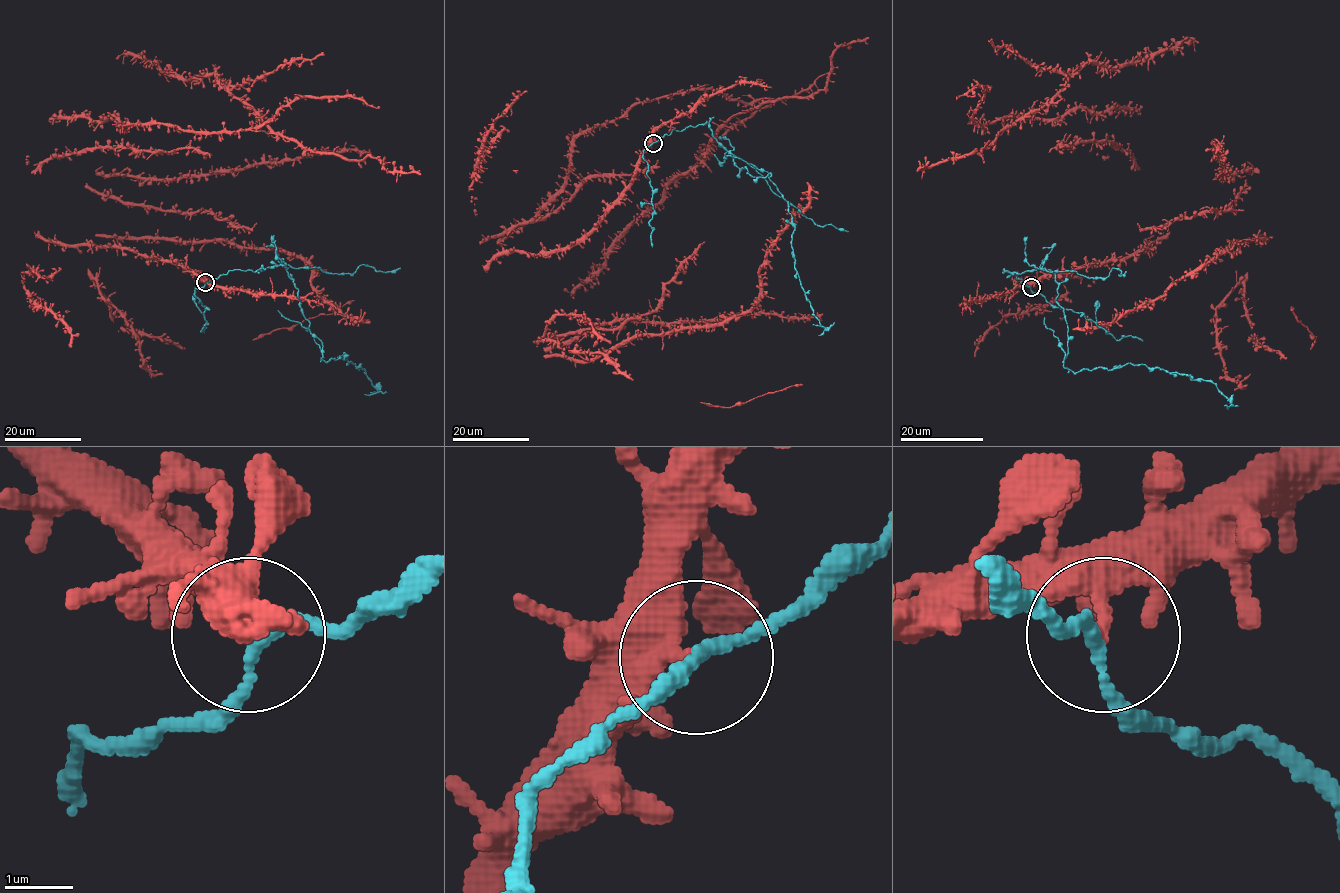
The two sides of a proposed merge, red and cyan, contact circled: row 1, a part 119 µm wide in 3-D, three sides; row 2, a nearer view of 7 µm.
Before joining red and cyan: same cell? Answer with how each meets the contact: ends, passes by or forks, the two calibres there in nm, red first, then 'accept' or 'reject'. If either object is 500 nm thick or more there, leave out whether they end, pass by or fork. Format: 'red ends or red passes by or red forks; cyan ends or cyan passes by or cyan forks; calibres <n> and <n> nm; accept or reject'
red ends; cyan passes by; calibres 240 and 160 nm; reject

